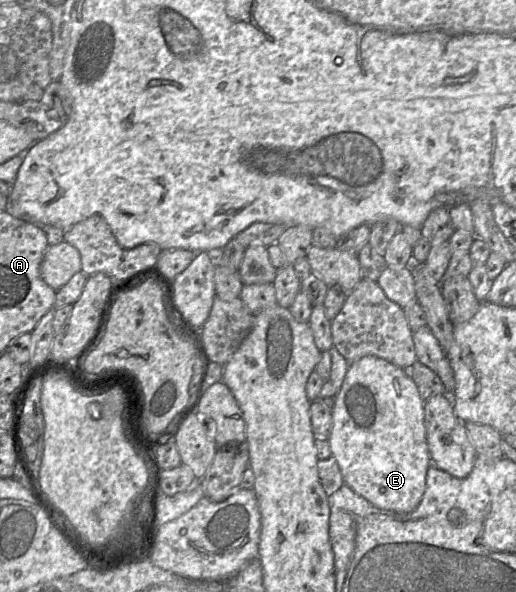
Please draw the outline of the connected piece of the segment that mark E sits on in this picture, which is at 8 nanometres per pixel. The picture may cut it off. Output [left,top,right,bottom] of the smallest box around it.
[328,356,431,513]

